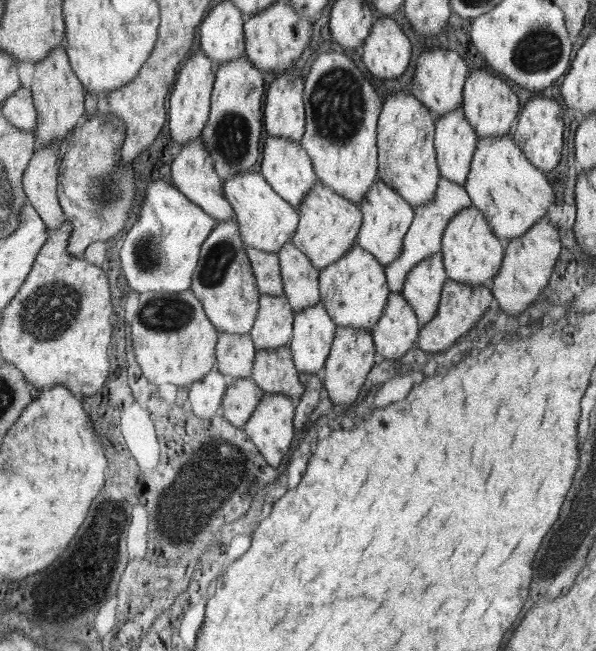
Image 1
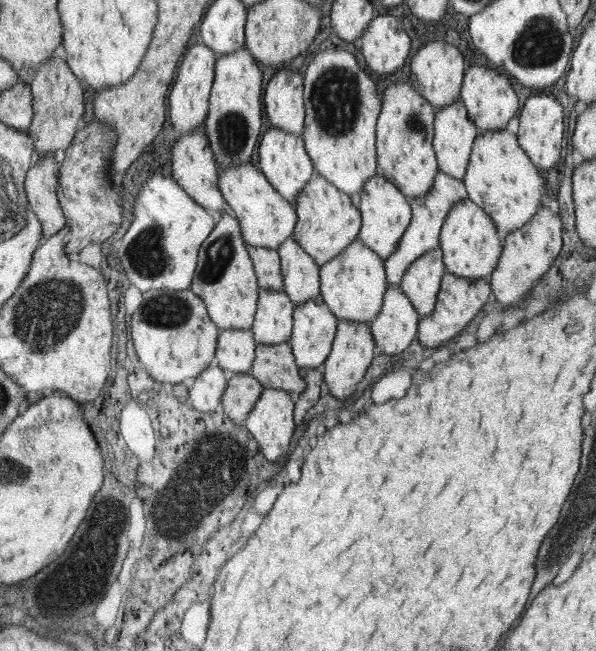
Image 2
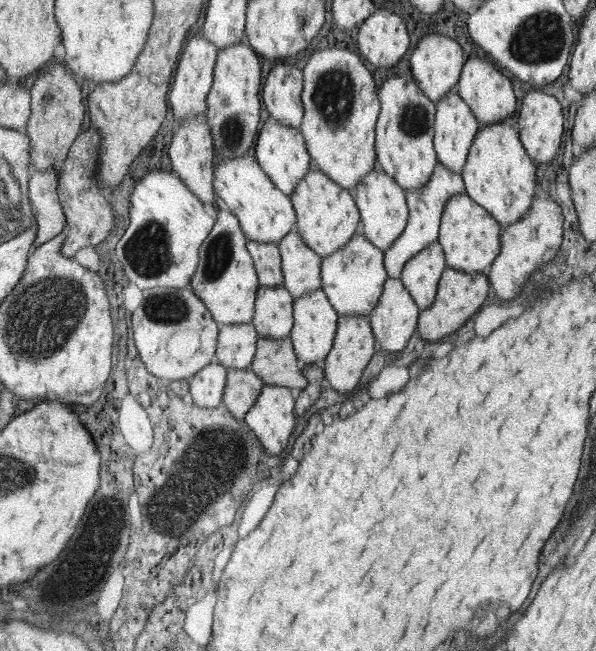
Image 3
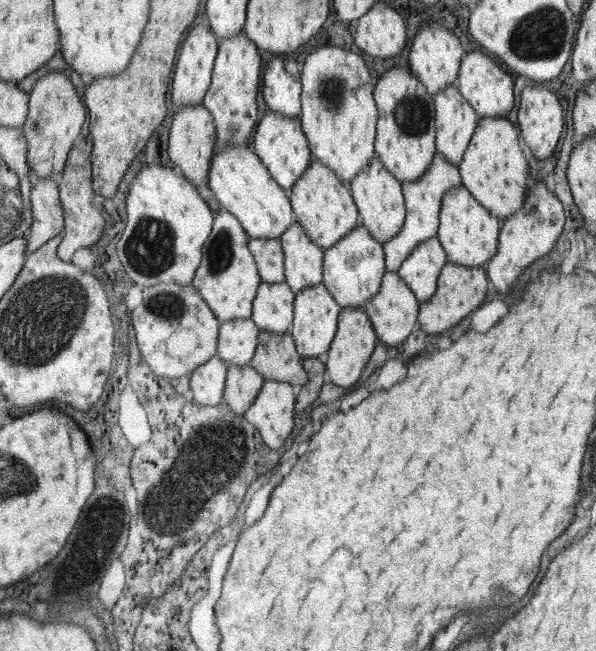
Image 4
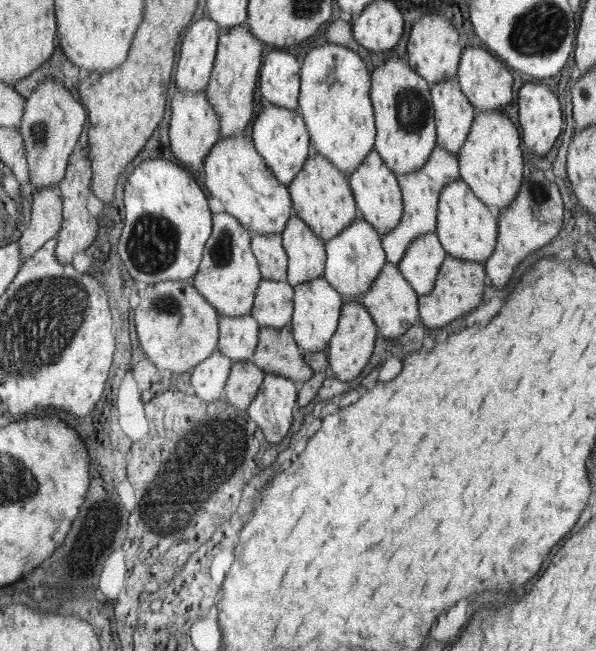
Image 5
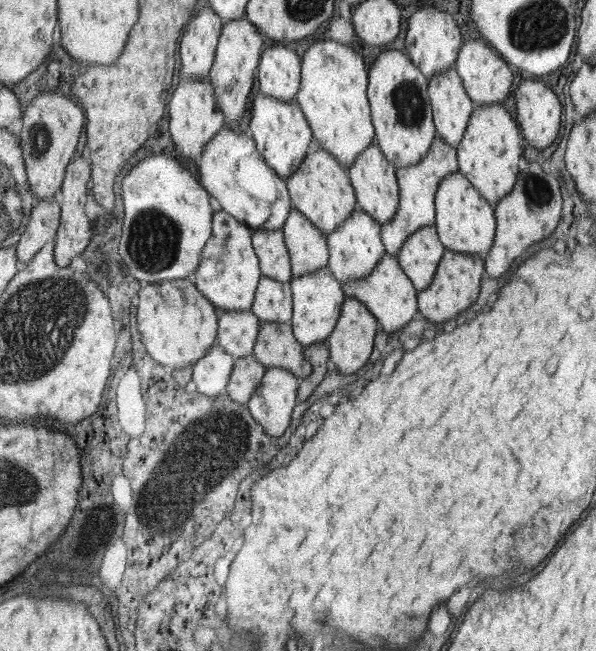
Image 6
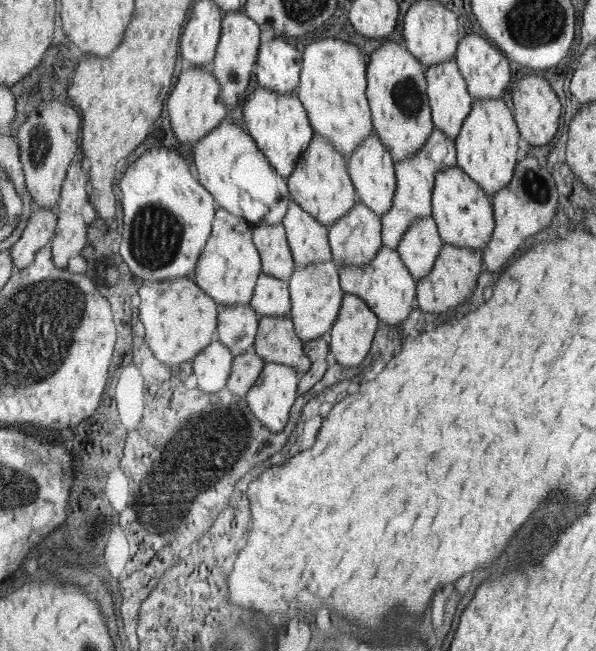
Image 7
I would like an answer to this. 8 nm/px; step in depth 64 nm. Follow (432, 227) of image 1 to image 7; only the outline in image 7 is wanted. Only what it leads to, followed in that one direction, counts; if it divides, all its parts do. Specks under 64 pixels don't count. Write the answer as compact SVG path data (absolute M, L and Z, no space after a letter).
M436 127L430 133L426 146L422 147L420 151L416 151L416 155L410 155L410 157L396 162L397 192L394 195L394 203L392 203L390 211L386 211L382 215L383 241L386 247L397 249L402 236L408 232L416 219L432 216L434 179L436 179L434 175L438 174L438 171L444 171L446 167L452 166L457 166L455 141Z

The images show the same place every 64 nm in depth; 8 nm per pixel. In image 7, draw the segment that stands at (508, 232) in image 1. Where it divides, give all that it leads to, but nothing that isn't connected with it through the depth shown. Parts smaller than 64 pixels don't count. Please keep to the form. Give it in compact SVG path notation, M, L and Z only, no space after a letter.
M502 98L473 99L470 114L462 123L462 130L455 141L457 166L477 181L484 191L494 195L514 178L518 164L518 142L520 134L512 118L512 110Z

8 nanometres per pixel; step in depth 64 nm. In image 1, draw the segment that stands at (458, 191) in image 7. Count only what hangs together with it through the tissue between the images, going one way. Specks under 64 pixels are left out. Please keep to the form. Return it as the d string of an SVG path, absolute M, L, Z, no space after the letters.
M473 204L458 211L450 219L441 239L441 254L444 257L448 278L466 285L490 285L501 270L504 246L498 242L488 218Z

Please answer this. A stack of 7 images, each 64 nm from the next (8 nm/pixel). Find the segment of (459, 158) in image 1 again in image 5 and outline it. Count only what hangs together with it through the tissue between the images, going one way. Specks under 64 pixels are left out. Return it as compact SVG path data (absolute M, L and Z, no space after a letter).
M457 75L430 87L437 118L438 145L458 156L469 138L476 108L462 92Z

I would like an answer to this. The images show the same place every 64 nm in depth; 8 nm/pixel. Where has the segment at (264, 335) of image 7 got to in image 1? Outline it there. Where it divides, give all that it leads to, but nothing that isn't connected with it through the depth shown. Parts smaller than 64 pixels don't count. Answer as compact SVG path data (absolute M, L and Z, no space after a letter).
M288 344L271 349L258 348L250 378L264 393L282 393L298 400L304 394L304 386L296 370Z

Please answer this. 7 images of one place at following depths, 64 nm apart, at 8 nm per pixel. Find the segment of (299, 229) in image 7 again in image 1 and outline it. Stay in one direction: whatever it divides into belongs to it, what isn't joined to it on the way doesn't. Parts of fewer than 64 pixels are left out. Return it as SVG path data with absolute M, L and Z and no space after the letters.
M293 242L286 243L277 256L280 258L284 296L292 305L293 312L320 302L320 270L314 267L309 256Z

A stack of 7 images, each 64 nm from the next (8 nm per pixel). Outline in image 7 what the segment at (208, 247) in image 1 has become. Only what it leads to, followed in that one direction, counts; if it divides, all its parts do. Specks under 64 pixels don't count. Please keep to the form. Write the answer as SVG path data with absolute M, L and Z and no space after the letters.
M222 208L218 209L214 222L212 235L208 238L191 277L220 306L251 304L257 280L262 273L261 256L253 242L253 226Z

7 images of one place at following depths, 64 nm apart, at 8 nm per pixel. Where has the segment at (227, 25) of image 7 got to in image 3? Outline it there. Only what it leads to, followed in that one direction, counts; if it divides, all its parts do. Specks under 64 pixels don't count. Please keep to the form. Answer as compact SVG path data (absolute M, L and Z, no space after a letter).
M234 43L218 51L214 67L213 86L206 99L210 131L214 137L216 163L228 158L246 155L260 126L260 58L246 43Z

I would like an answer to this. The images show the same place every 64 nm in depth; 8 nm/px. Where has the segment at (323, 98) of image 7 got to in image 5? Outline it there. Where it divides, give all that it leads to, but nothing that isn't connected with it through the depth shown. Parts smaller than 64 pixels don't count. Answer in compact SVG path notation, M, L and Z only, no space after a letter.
M322 44L306 54L301 80L298 111L309 129L312 151L328 157L344 175L352 174L372 151L374 136L377 136L370 96L370 72L364 60L348 48Z

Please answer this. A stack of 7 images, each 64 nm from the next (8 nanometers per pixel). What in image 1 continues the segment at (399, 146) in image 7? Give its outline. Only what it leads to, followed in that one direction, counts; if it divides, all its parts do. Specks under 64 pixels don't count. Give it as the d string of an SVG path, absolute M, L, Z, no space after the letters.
M406 92L387 94L385 106L378 119L378 176L401 193L413 208L436 198L438 166L434 152L434 120L430 108L418 97Z

